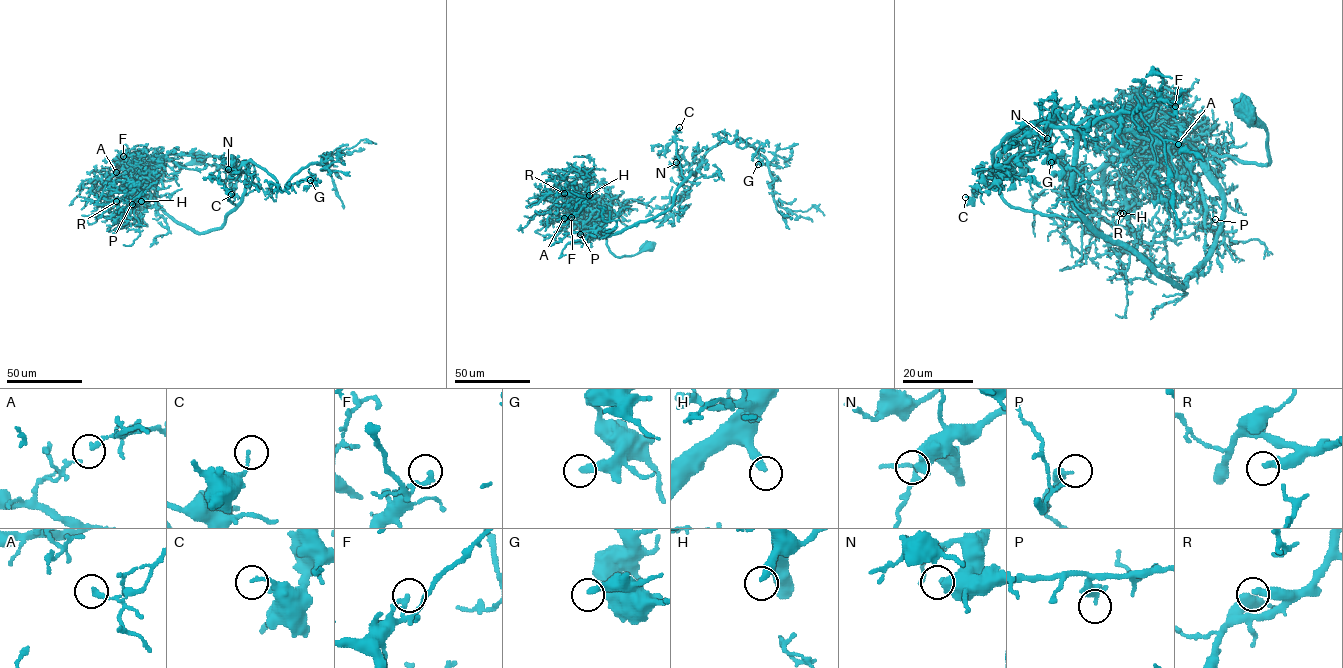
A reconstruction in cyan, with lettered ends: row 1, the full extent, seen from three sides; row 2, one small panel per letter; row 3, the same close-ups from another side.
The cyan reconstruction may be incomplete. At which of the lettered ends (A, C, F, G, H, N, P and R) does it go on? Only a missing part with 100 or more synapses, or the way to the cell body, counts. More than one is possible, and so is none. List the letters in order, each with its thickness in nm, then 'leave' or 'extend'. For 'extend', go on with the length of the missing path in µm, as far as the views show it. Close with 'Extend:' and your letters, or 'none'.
A: 220 nm thick; leave
C: 130 nm thick; leave
F: 170 nm thick; leave
G: 300 nm thick; leave
H: 320 nm thick; extend; about 35 µm are missing
N: 480 nm thick; leave
P: 400 nm thick; leave
R: 360 nm thick; leave
Extend: H

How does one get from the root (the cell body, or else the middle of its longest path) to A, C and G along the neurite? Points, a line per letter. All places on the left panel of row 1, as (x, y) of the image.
A: (203, 158), (184, 165), (166, 180), (159, 180), (153, 173), (134, 174), (122, 164), (116, 172)
C: (203, 158), (171, 179), (155, 177), (158, 204), (206, 233), (236, 206), (227, 189), (231, 194)
G: (203, 158), (155, 177), (158, 204), (200, 233), (240, 202), (251, 160), (281, 190), (310, 180)

